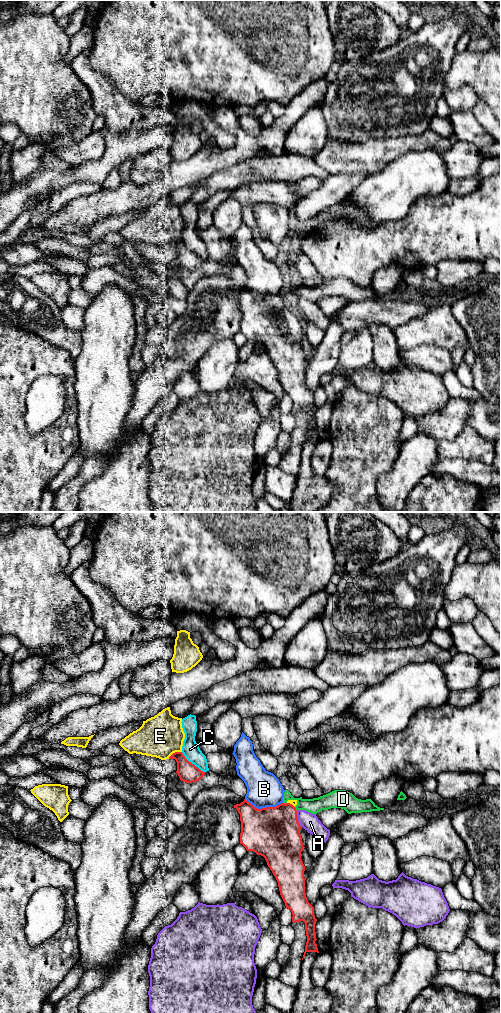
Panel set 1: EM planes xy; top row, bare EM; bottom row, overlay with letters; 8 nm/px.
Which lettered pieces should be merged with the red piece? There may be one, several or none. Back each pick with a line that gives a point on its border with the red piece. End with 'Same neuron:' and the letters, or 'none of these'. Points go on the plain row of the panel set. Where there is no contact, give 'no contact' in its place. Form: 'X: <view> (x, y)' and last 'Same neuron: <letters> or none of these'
D: xy (284, 291)
Same neuron: D

